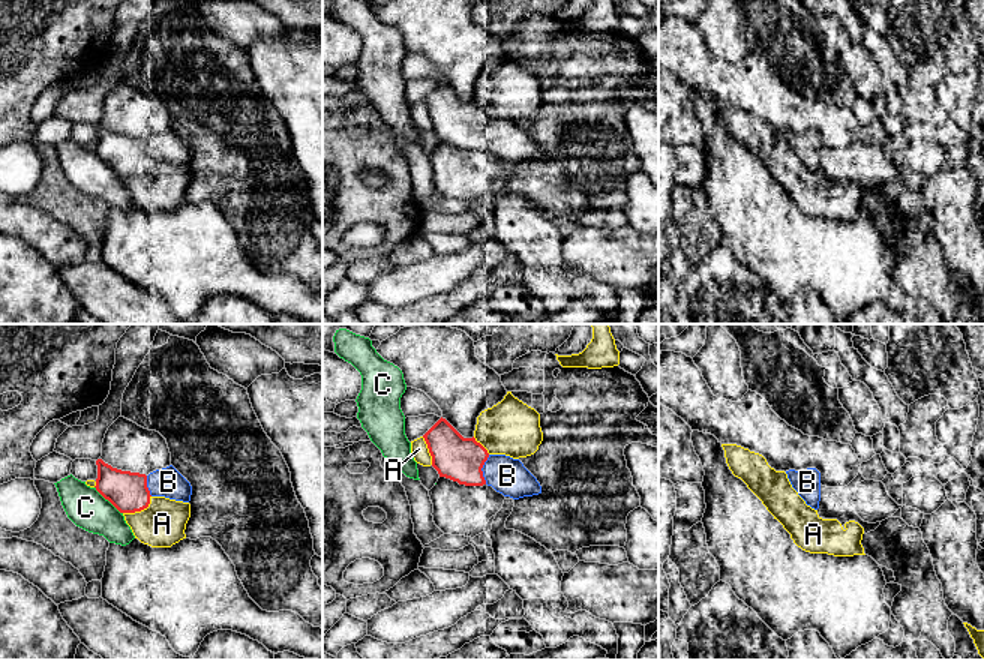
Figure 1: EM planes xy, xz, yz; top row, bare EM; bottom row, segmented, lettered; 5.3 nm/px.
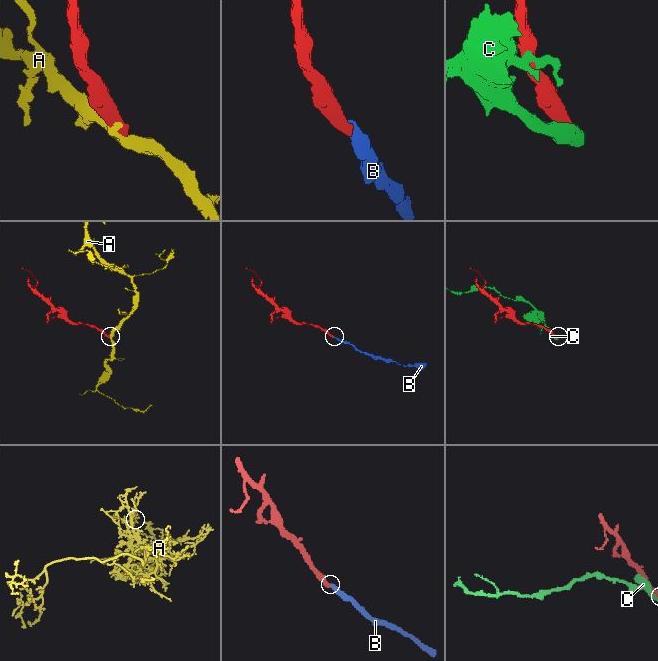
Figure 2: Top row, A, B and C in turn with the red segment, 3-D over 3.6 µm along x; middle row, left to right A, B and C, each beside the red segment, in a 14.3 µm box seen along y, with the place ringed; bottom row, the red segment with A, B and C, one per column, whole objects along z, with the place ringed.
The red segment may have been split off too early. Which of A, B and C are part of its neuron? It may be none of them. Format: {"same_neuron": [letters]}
{"same_neuron": ["B"]}

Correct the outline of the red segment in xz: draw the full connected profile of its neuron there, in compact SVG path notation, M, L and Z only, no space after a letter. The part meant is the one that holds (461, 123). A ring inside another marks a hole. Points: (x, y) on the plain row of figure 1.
M446 82L423 99L440 141L465 150L492 150L513 164L542 158L537 142L519 123L489 118L476 102L464 102Z

